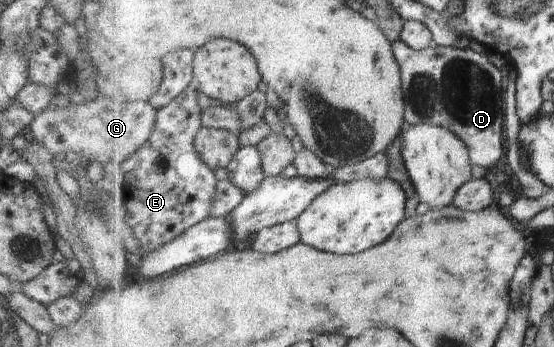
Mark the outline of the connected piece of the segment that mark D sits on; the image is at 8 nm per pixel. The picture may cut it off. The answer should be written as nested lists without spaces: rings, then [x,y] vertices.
[[[403,40],[393,44],[397,60],[401,63],[403,70],[408,125],[414,127],[431,123],[450,128],[465,141],[474,167],[481,166],[489,171],[491,168],[497,168],[499,158],[503,158],[503,154],[505,154],[503,134],[505,134],[506,113],[503,108],[503,100],[499,96],[501,84],[503,84],[503,71],[499,70],[499,67],[491,60],[489,51],[479,53],[473,48],[460,49],[437,44],[435,48],[429,47],[419,52]]]

